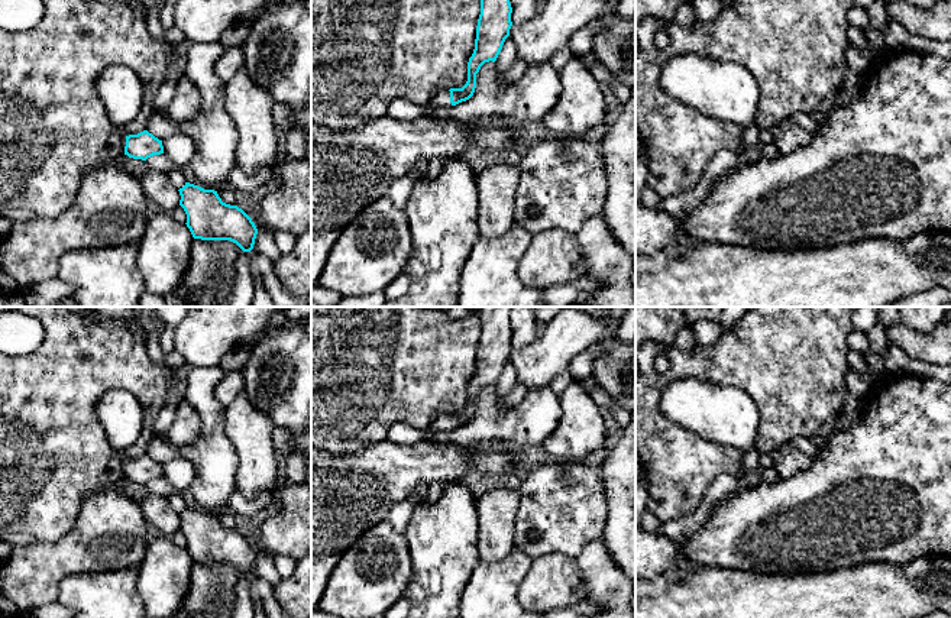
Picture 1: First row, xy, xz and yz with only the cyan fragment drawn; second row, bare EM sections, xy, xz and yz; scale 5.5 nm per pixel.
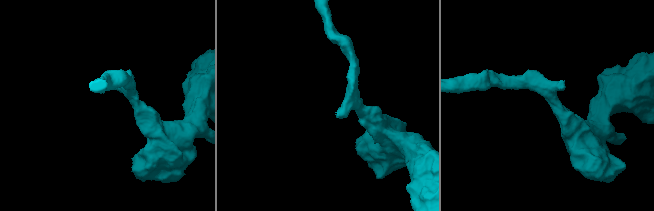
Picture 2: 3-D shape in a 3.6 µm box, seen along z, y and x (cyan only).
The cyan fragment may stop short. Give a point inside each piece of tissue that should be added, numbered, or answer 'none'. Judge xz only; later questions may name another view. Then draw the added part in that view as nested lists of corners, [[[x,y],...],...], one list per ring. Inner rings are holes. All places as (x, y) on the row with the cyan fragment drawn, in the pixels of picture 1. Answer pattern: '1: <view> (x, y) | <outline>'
1: xz (442, 100) | [[[443,90],[439,94],[436,94],[430,103],[427,104],[427,107],[431,109],[449,109],[452,106],[450,103],[450,91],[449,90]]]

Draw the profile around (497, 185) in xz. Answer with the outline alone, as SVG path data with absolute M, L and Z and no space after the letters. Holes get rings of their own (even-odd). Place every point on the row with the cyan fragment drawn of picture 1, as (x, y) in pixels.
M495 164L476 174L481 236L501 236L515 224L520 175L518 164Z

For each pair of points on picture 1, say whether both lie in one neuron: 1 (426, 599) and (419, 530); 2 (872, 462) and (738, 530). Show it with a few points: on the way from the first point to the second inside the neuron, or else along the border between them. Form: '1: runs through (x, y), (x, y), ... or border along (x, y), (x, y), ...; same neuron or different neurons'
1: runs through (426, 582), (426, 547); same neuron
2: runs through (838, 482), (796, 505), (772, 511); same neuron

